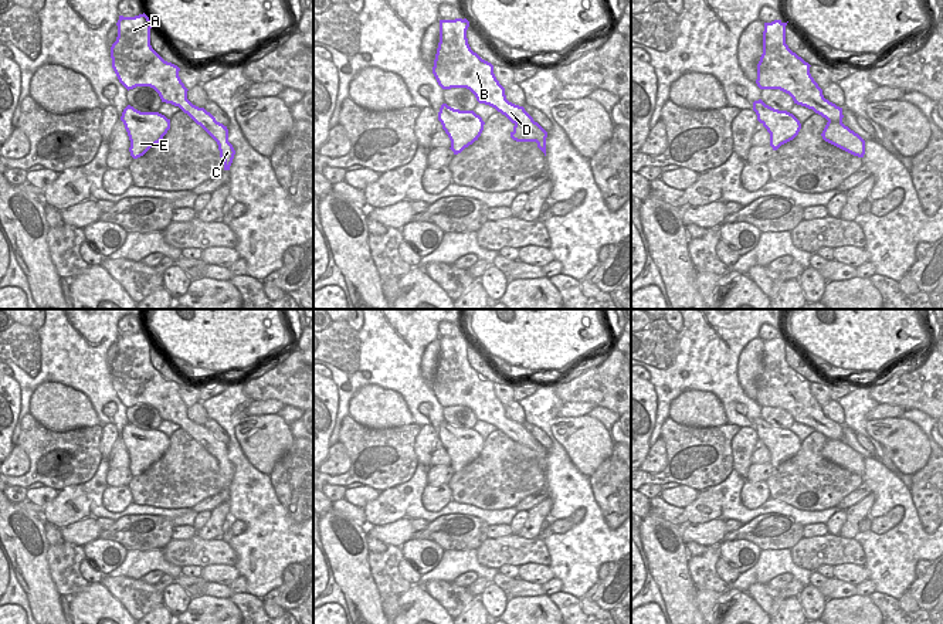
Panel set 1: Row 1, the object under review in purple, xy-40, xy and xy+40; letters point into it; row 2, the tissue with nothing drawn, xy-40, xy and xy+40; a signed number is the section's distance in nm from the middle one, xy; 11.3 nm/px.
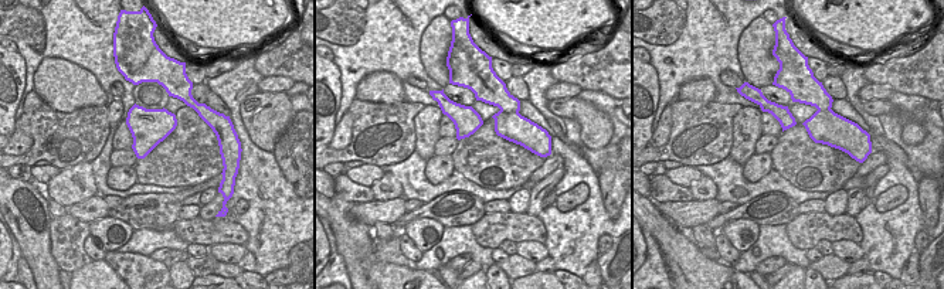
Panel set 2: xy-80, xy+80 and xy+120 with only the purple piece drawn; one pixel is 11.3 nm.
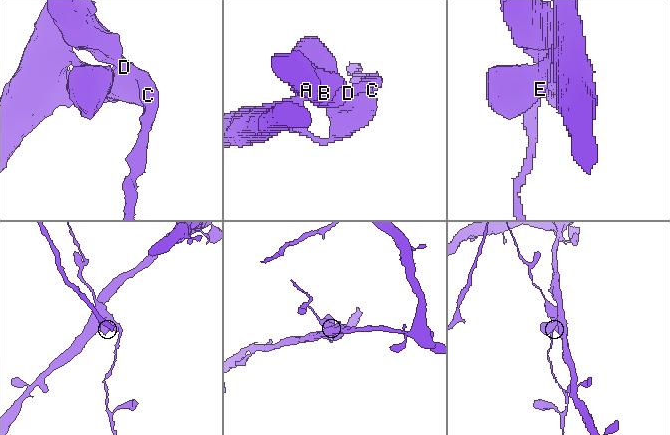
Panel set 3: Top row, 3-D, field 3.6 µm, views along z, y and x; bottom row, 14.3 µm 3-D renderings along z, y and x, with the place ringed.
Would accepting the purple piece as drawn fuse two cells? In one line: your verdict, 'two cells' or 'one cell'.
two cells

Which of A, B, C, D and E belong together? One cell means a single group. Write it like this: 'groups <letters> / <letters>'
groups A B C D / E

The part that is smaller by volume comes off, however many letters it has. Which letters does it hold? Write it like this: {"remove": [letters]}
{"remove": ["A", "B", "C", "D"]}

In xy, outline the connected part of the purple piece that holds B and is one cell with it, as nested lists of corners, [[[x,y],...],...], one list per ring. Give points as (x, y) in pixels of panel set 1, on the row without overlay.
[[[467,336],[440,338],[440,360],[433,391],[442,407],[467,406],[479,421],[489,423],[512,441],[537,452],[537,465],[546,474],[547,450],[533,438],[523,424],[506,417],[505,406],[493,391],[493,383],[474,370],[468,362]]]

